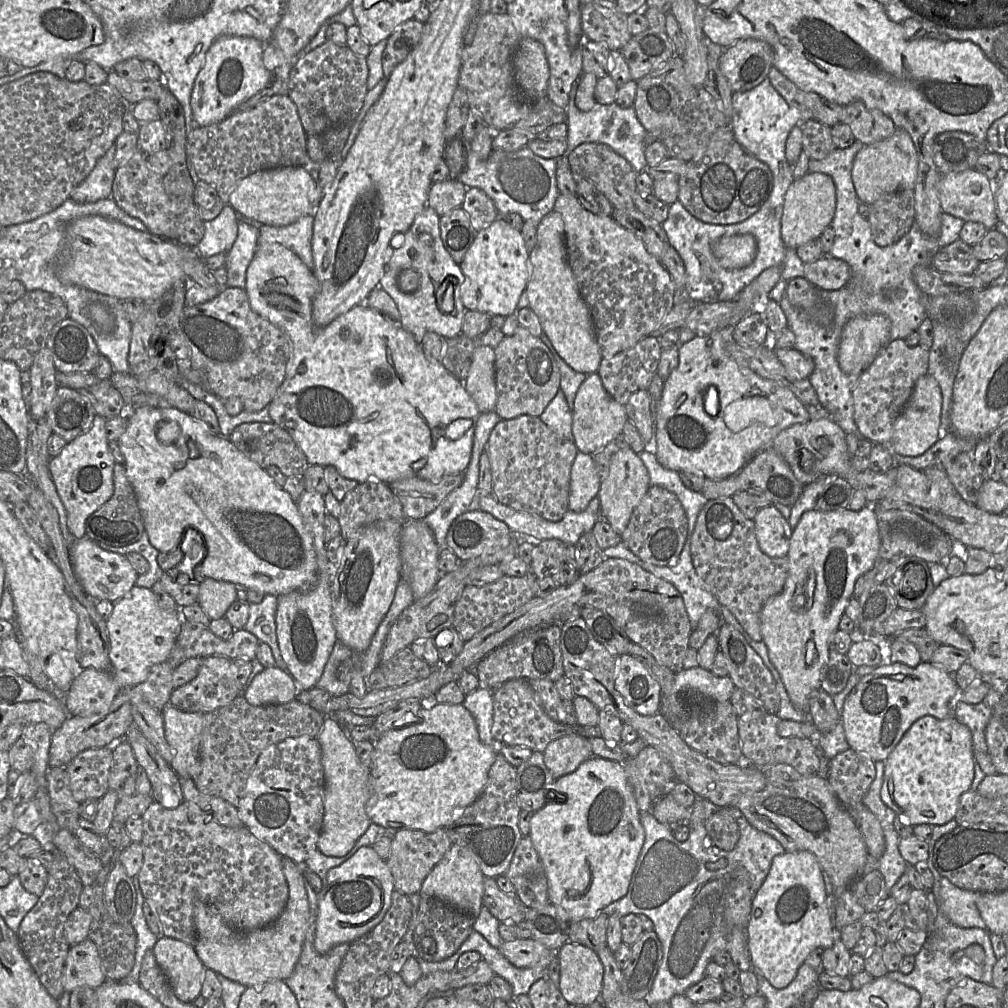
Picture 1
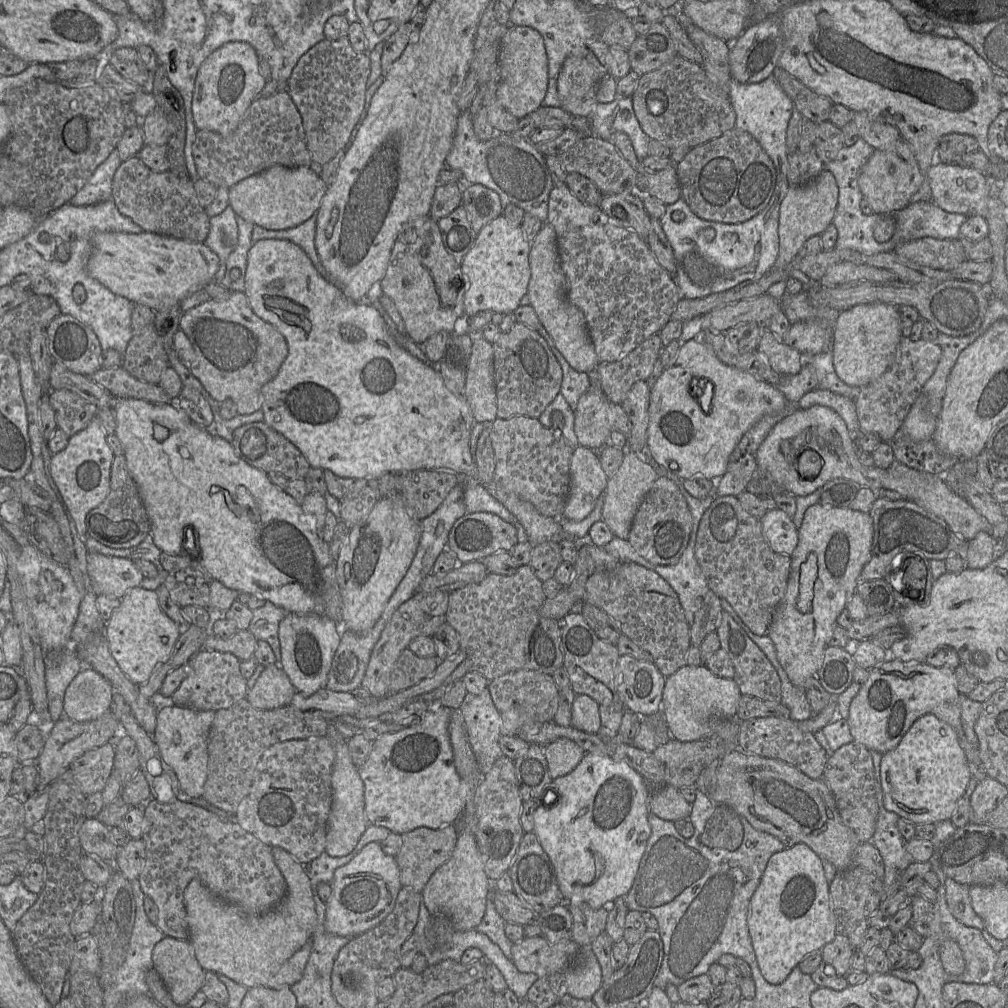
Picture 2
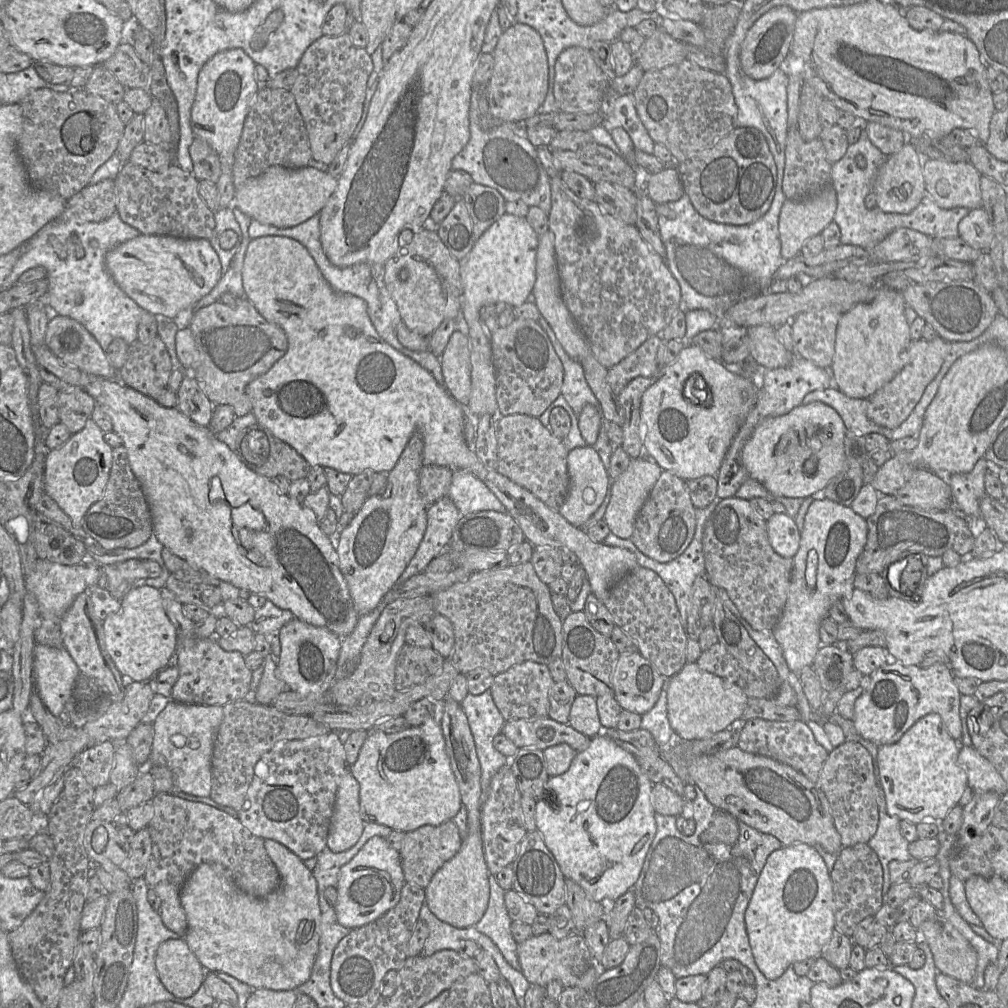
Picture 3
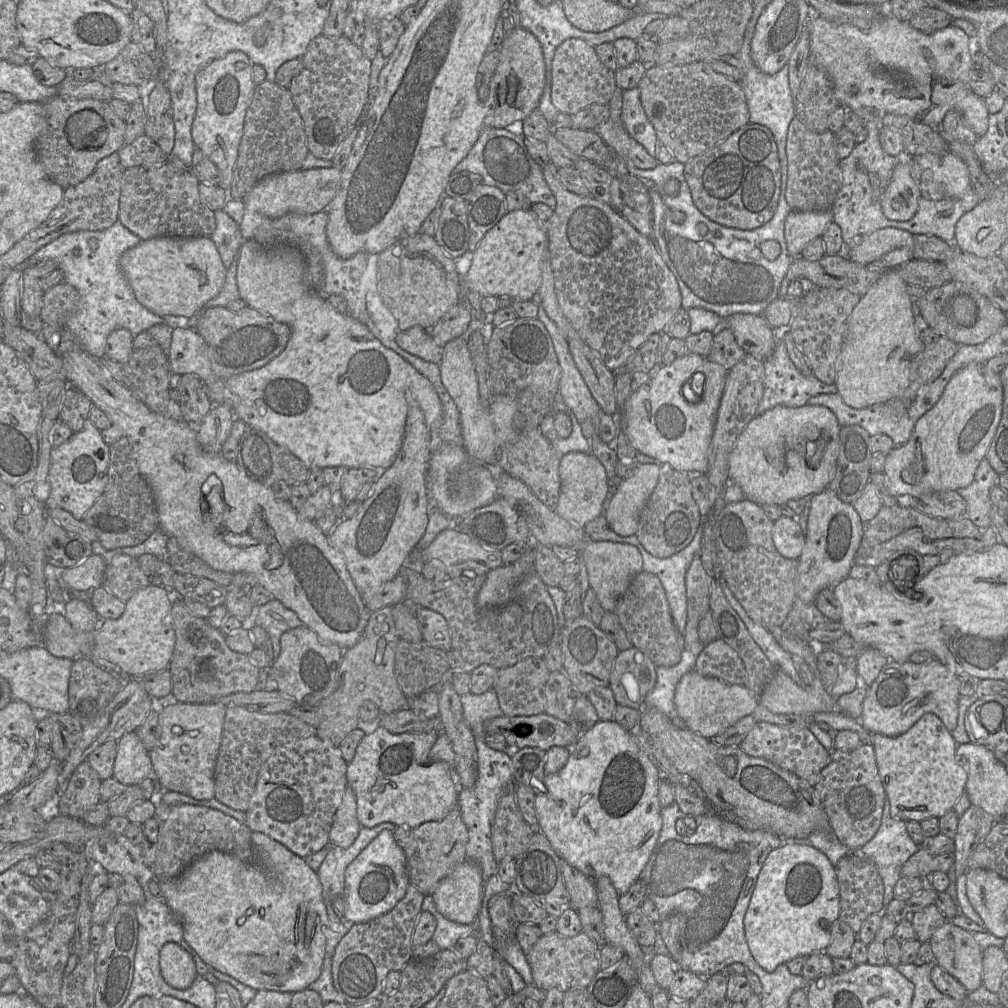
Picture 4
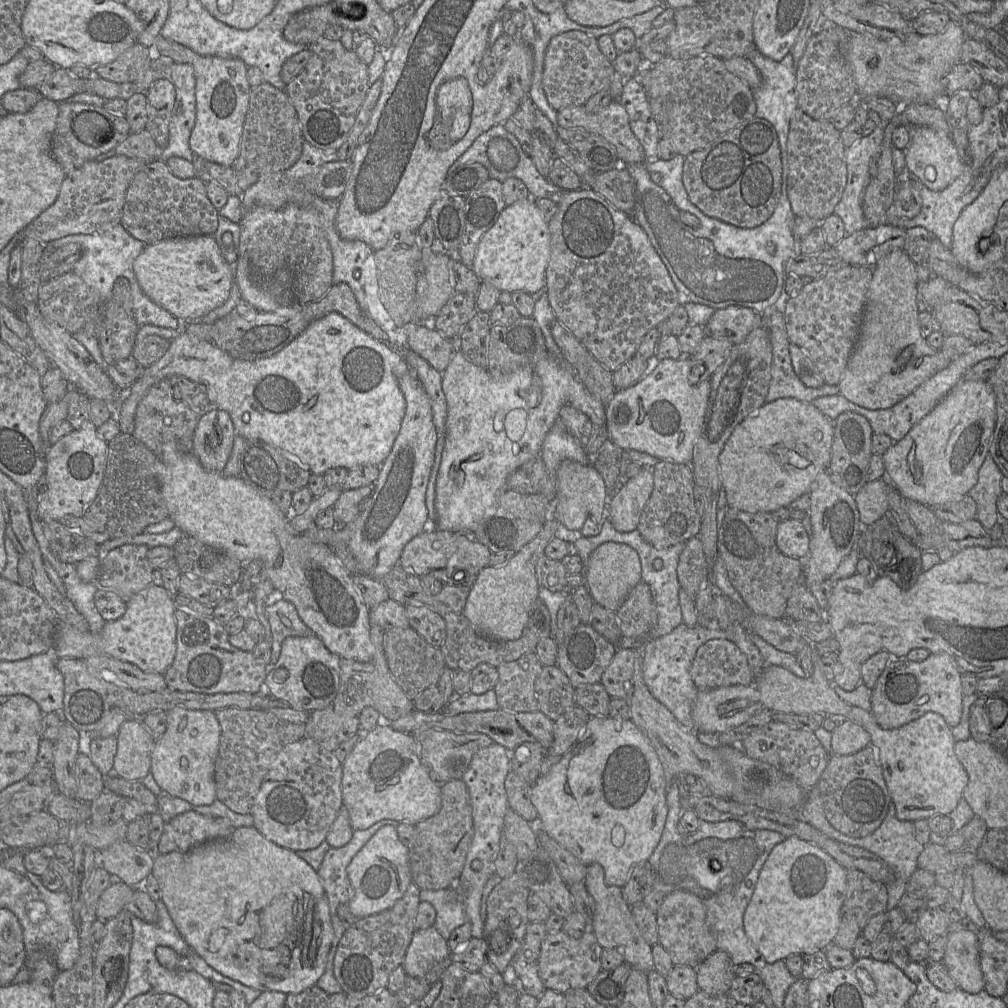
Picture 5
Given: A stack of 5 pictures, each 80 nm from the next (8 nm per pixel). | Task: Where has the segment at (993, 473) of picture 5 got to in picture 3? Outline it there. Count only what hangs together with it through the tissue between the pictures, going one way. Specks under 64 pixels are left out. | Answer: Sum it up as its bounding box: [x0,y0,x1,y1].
[944,456,988,521]

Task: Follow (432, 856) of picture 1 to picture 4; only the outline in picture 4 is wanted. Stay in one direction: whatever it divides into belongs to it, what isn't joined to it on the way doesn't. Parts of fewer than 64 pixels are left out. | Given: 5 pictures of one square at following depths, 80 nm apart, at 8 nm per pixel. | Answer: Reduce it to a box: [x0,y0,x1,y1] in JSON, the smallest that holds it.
[403,805,468,895]

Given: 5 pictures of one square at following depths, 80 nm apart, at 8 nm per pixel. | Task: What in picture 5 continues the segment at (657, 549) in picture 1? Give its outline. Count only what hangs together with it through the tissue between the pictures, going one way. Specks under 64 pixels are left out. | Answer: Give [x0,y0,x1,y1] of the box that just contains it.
[637,460,702,549]

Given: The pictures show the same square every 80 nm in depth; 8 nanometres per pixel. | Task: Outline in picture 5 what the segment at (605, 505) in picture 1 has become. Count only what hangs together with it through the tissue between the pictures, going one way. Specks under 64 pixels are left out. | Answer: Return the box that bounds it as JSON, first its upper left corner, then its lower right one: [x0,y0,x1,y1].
[609,468,653,532]

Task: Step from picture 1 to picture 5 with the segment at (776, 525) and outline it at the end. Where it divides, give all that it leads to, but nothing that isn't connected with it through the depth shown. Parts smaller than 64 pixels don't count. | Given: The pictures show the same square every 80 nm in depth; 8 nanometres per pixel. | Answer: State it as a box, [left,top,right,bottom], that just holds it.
[776,519,810,559]

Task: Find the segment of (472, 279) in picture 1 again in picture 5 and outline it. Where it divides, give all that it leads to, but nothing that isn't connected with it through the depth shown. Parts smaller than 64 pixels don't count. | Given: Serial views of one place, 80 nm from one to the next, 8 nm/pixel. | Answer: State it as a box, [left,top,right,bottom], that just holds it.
[472,198,549,294]

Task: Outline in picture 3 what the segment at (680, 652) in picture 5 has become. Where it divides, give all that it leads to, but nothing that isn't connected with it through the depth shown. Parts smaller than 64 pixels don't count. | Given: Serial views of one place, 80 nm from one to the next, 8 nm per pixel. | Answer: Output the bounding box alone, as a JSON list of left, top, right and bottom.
[640,678,688,749]

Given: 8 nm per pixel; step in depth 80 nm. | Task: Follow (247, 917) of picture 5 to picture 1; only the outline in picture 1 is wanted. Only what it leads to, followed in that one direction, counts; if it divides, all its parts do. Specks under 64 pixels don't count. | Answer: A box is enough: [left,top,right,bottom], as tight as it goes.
[194,858,310,987]

